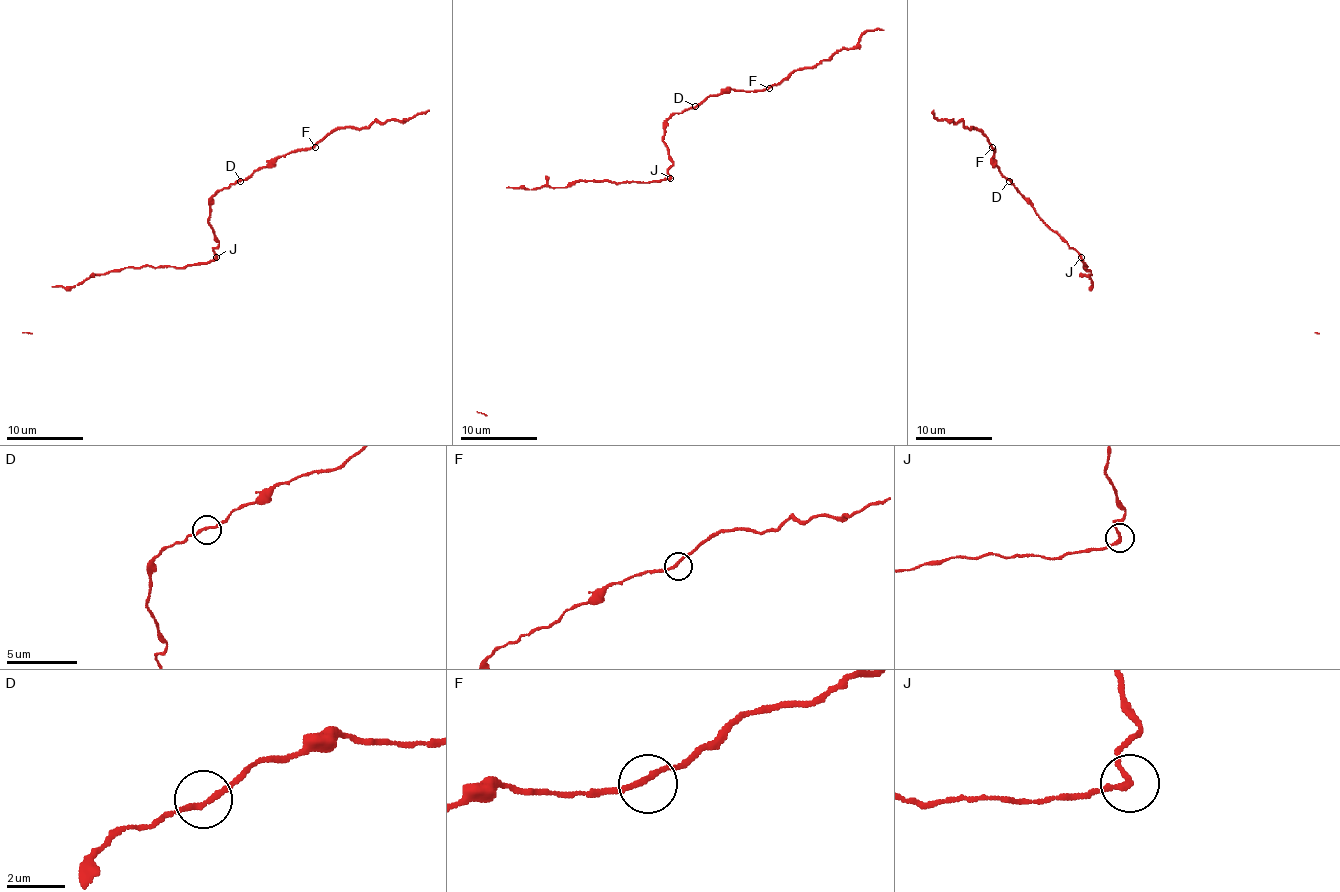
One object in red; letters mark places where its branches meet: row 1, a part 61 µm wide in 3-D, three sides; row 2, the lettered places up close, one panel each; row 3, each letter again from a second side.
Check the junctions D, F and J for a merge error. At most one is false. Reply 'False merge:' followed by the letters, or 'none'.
False merge: none

